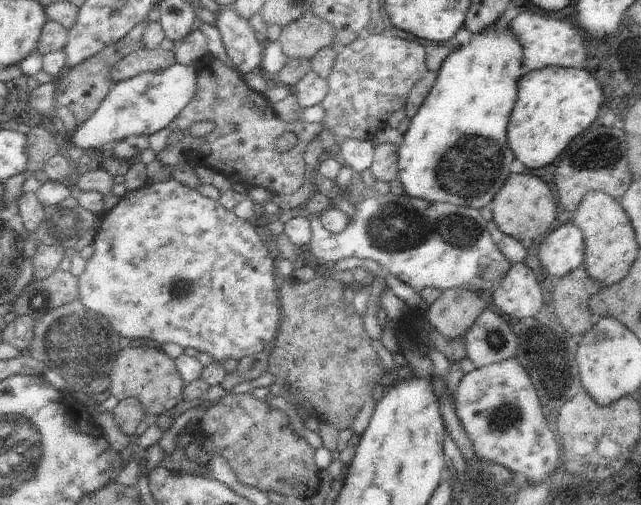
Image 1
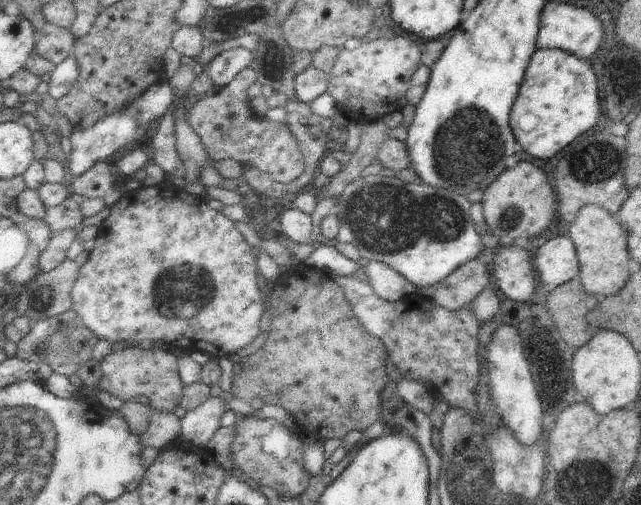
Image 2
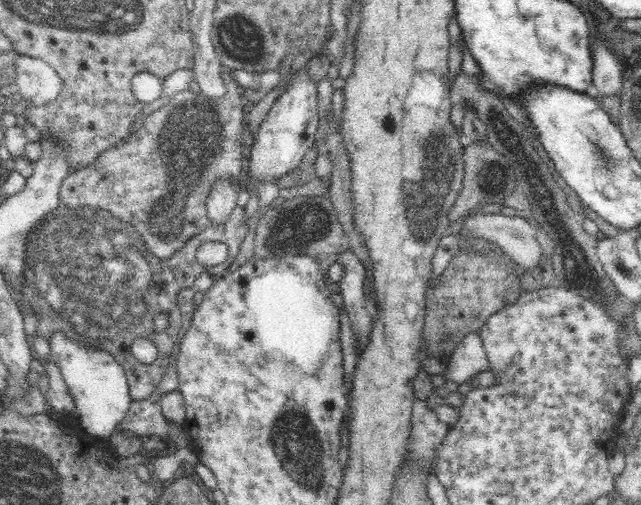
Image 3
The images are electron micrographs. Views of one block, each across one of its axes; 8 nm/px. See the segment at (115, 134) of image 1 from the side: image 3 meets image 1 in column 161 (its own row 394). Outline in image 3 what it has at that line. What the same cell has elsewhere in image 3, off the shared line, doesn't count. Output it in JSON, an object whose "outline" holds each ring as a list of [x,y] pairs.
{"outline":[[[54,331],[49,338],[50,358],[60,368],[61,375],[74,397],[76,421],[90,438],[108,438],[130,410],[132,397],[124,367],[111,352],[92,345],[82,345],[62,331]]]}

